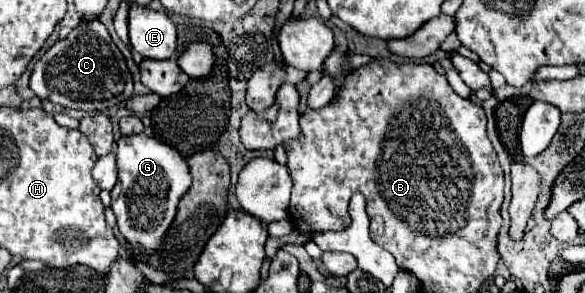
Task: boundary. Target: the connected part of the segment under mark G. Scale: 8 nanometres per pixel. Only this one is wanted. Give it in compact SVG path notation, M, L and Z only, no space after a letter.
M144 133L120 137L116 145L116 161L120 169L118 183L110 195L118 229L132 247L142 249L146 255L162 255L166 247L166 233L176 217L178 203L192 183L188 163L174 147Z

